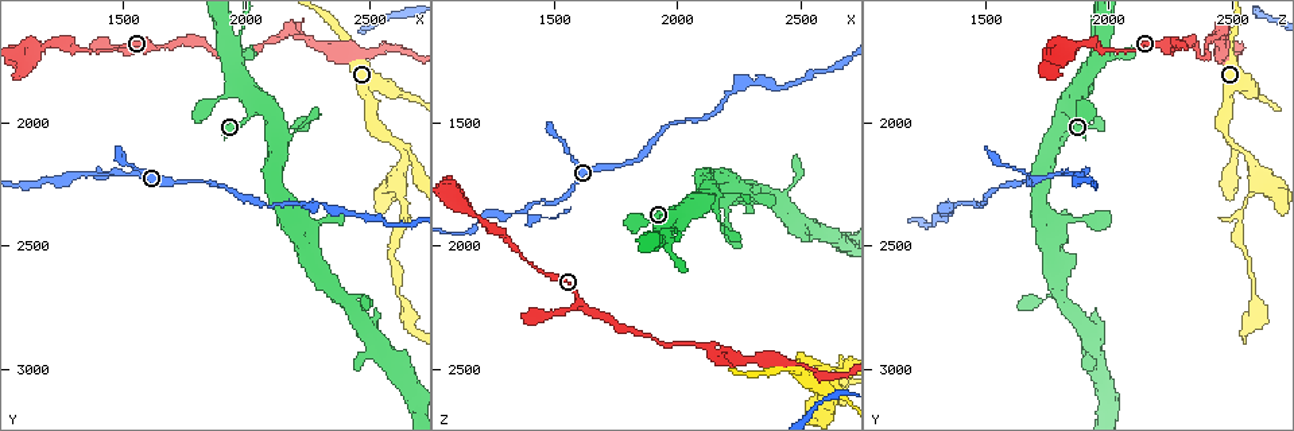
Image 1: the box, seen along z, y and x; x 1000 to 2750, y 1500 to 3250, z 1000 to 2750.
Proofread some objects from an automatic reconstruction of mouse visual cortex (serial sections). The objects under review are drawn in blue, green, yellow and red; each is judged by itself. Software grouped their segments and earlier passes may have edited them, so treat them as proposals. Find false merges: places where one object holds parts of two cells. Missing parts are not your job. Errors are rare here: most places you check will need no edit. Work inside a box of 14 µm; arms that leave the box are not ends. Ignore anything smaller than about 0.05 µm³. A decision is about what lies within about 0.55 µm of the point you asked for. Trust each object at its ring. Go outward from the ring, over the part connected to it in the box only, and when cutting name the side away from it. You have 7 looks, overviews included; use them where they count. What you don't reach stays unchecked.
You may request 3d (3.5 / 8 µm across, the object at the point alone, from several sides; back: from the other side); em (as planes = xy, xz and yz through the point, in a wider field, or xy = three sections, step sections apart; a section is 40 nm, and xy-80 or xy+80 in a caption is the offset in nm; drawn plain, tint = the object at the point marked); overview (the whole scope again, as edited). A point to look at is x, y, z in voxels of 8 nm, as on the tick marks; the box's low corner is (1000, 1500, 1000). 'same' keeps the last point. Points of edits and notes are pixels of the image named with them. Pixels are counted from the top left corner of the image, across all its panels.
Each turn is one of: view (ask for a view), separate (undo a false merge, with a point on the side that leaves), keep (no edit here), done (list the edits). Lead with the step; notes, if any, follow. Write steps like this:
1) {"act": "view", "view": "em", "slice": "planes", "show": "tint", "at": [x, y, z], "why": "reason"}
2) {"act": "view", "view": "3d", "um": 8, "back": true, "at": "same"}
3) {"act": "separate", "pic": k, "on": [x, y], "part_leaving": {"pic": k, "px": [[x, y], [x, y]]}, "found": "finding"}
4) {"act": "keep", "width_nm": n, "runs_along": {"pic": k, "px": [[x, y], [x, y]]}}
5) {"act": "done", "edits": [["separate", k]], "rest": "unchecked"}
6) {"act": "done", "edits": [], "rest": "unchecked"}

{"act": "view", "view": "3d", "um": 8, "at": [1370, 2190, 1850], "why": "narrows sharply"}

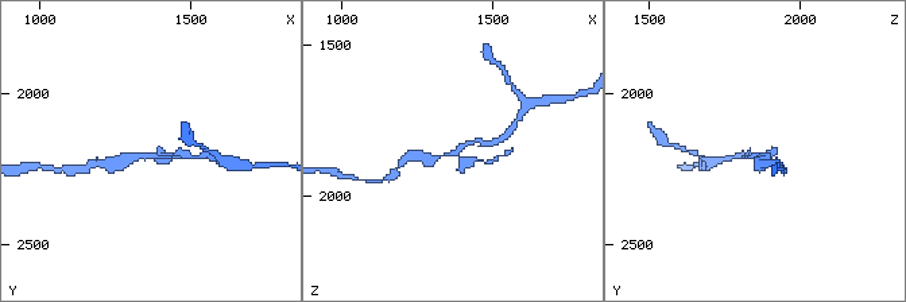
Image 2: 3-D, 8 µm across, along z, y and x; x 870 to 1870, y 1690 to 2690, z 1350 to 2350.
{"act": "view", "view": "3d", "um": 3.5, "at": [1380, 2210, 1860], "why": "zoom in"}

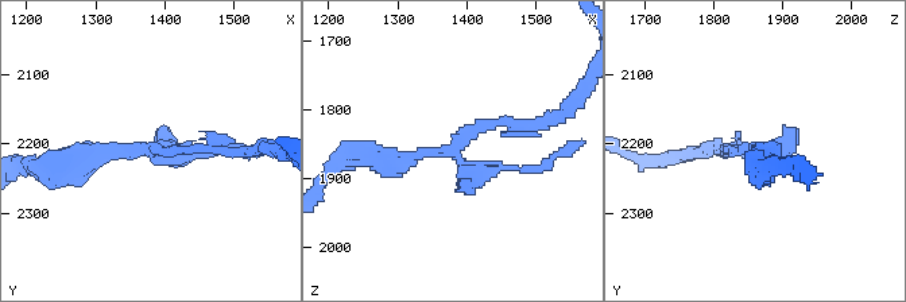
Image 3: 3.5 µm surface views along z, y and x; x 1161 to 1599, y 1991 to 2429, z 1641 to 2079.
{"act": "view", "view": "em", "slice": "planes", "show": "tint", "at": [1380, 2205, 1860], "why": "need the tissue"}

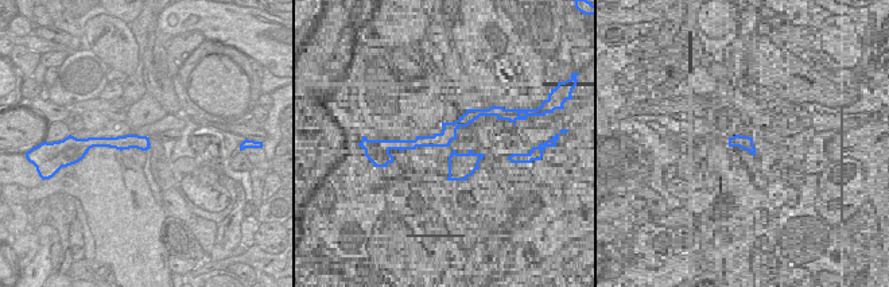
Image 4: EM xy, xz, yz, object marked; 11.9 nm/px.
{"act": "keep", "runs_along": {"pic": 3, "px": [[229, 151], [123, 147], [65, 159]]}, "found": "one cell here"}

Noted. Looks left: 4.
{"act": "view", "view": "3d", "um": 3.5, "back": true, "at": [2300, 2330, 1340], "why": "thin neck"}

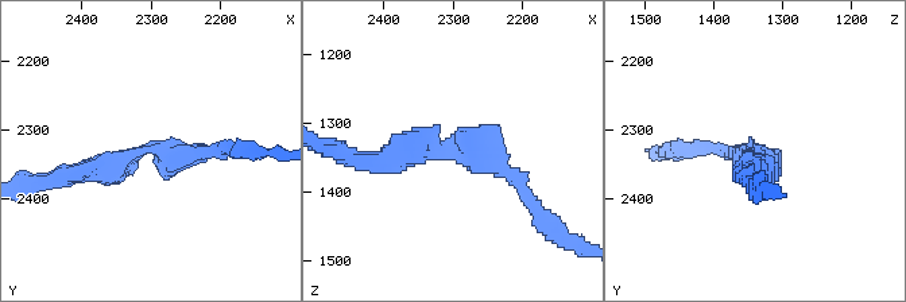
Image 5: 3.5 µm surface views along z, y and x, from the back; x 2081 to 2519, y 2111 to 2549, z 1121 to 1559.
{"act": "view", "view": "em", "slice": "xy", "step": 5, "show": "plain", "at": [2310, 2320, 1340], "arm_widths_nm": [200, 250], "why": "now the EM"}

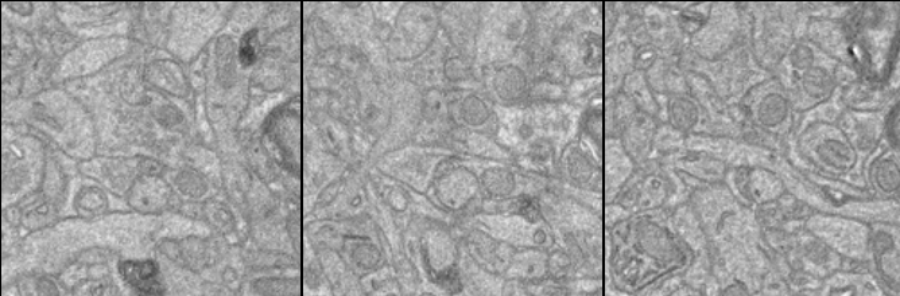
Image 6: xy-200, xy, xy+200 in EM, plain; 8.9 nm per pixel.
{"act": "view", "view": "em", "slice": "xy", "step": 5, "show": "tint", "at": "same", "why": "where the object lies"}

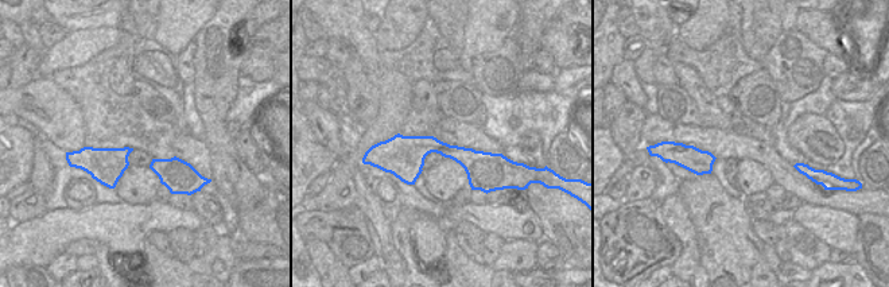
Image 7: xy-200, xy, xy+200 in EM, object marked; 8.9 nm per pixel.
{"act": "keep", "width_nm": 240, "runs_along": {"pic": 5, "px": [[523, 184], [465, 148], [367, 159]]}, "found": "continuous, no second cell"}

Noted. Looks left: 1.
{"act": "done", "edits": [], "rest": "unchecked"}

